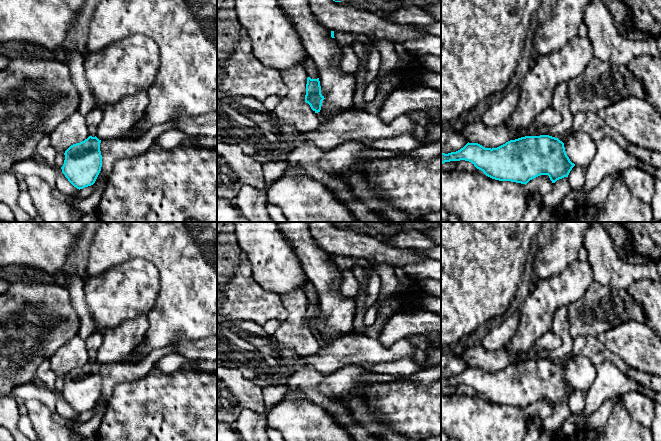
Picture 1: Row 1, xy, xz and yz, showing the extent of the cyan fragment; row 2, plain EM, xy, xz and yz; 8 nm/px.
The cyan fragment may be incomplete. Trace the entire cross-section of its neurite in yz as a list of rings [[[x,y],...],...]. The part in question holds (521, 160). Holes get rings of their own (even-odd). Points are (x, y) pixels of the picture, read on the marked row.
[[[549,135],[525,136],[510,140],[497,148],[485,148],[478,143],[467,143],[463,148],[448,154],[441,153],[441,165],[445,162],[465,160],[471,162],[486,176],[499,180],[527,184],[530,180],[548,175],[552,183],[568,177],[575,166],[566,154],[564,143]]]

